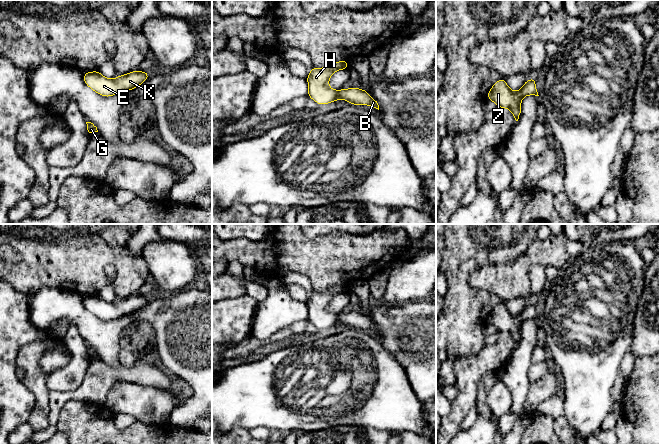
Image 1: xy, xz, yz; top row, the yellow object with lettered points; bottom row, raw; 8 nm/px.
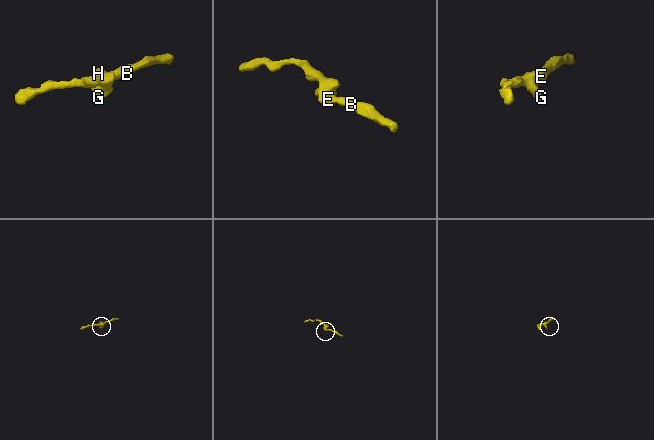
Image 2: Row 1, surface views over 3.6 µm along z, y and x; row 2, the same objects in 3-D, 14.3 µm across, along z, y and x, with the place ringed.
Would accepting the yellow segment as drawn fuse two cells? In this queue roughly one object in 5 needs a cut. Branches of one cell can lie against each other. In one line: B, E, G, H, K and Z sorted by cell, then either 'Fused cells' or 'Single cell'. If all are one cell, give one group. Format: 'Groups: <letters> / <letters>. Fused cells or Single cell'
Groups: B E G H K Z. Single cell

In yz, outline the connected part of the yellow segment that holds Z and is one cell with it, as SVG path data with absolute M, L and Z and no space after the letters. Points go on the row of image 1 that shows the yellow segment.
M501 77L489 90L487 99L493 101L498 109L508 108L515 120L518 121L521 116L522 98L528 95L539 96L534 77L528 79L522 88L516 92L513 92L507 85L505 78Z

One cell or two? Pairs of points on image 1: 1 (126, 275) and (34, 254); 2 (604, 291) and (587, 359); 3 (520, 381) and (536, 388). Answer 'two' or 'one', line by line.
1: one
2: one
3: two

